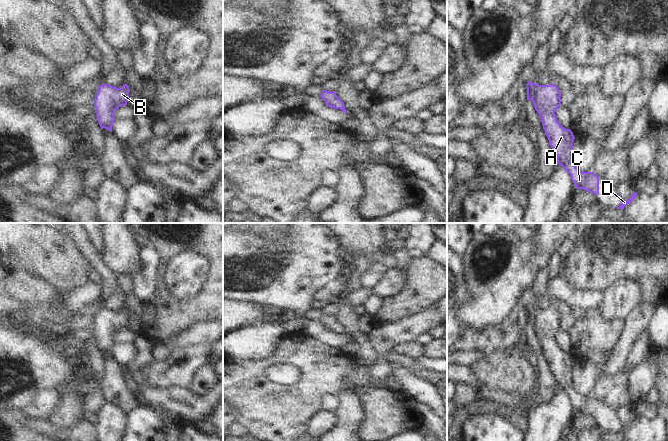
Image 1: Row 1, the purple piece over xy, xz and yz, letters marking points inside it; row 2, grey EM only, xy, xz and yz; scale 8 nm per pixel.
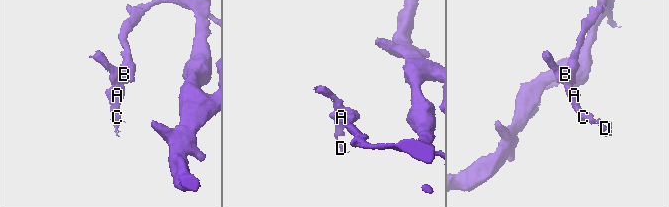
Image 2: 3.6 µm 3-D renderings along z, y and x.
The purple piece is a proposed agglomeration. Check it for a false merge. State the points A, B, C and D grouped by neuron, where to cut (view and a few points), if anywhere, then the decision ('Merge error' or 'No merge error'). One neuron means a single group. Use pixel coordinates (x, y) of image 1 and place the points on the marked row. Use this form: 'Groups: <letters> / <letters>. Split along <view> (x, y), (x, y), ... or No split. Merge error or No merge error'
Groups: A B C D. No split. No merge error.

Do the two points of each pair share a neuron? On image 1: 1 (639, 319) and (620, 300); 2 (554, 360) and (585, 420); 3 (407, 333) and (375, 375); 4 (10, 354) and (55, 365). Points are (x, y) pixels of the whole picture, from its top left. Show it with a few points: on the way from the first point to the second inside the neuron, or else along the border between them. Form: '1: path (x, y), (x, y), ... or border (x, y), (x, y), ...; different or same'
1: border (642, 298), (624, 319); different
2: border (583, 413), (592, 416), (597, 424); different
3: path (395, 339), (382, 352), (382, 363); same
4: path (21, 357), (30, 365), (44, 365); same

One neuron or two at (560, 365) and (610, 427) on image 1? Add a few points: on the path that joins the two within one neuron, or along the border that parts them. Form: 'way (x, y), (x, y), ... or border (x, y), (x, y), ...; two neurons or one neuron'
way (565, 382), (568, 389), (583, 404), (595, 410); one neuron

